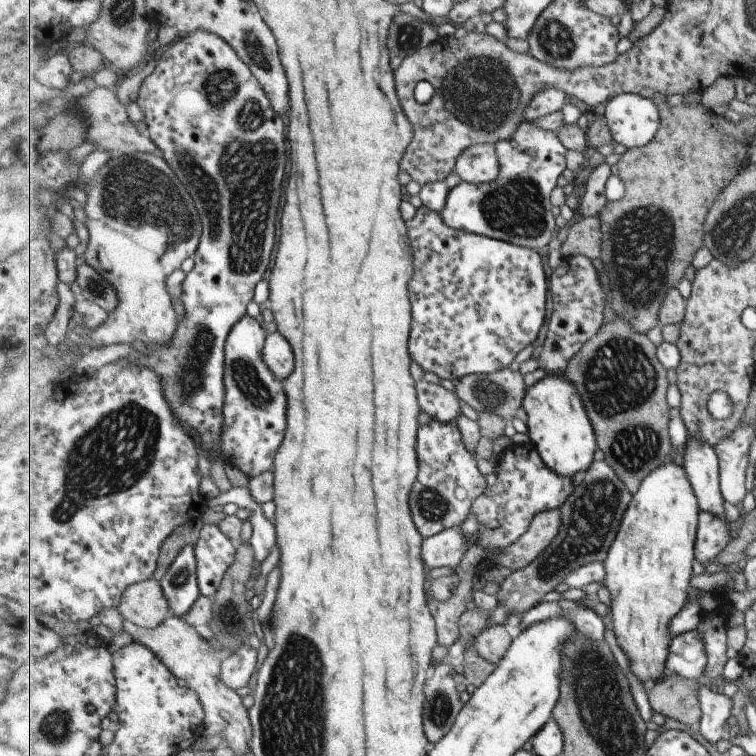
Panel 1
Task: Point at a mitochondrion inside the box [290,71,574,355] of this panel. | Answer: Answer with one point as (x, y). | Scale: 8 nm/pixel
(516, 209)

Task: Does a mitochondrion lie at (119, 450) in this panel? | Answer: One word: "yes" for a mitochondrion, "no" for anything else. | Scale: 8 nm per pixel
yes

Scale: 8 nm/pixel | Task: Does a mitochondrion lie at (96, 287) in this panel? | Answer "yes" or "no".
yes

